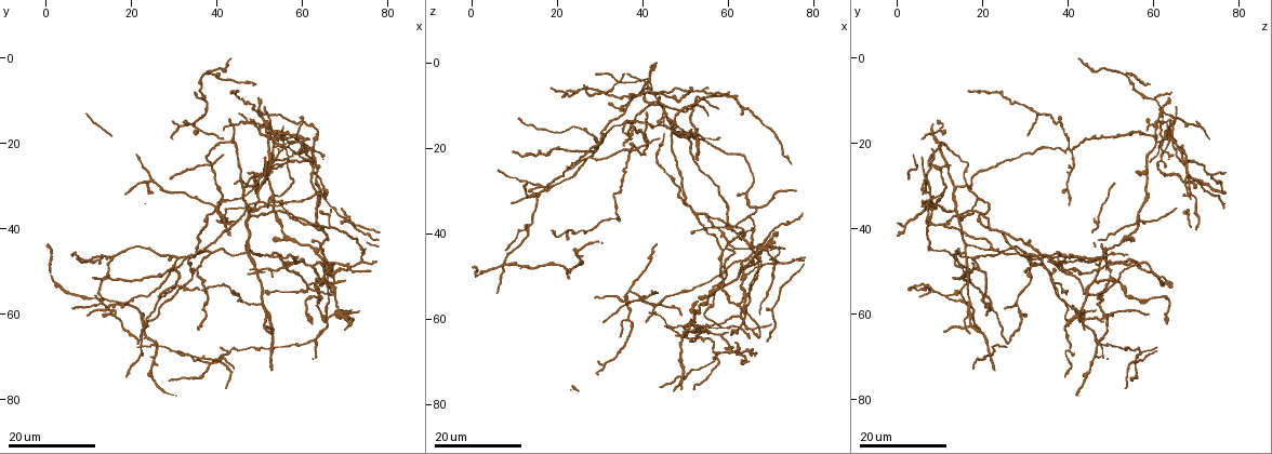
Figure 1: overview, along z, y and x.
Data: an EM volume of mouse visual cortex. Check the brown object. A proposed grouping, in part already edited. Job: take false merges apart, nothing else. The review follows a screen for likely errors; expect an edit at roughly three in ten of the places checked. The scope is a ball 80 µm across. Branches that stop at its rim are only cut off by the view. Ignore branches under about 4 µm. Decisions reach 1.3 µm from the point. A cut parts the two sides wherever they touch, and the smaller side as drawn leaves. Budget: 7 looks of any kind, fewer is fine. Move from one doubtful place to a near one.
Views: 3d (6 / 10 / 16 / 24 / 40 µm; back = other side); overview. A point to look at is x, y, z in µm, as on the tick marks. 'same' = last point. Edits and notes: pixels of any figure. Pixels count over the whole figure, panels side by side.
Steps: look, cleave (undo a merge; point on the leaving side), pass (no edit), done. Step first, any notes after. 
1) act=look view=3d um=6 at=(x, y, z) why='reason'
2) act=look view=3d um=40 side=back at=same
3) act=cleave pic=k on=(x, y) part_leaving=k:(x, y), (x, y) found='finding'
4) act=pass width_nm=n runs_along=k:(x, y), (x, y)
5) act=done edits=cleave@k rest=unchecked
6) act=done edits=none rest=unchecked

act=look view=3d um=24 at=(22.0, 67.0, 25.5) why='side arm on a straight run'

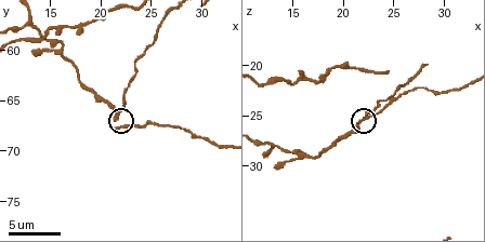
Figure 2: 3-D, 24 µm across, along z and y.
act=look view=3d um=10 at=same why='zoom in'

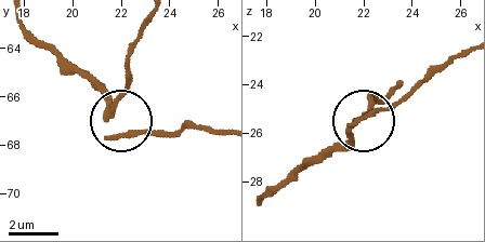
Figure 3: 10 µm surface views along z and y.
act=cleave pic=3 on=(126, 90) part_leaving=3:(107, 113), (129, 79), (130, 48), (145, 17) found='a second neuron is stuck on'

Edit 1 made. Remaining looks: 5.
act=look view=overview why='redraw'

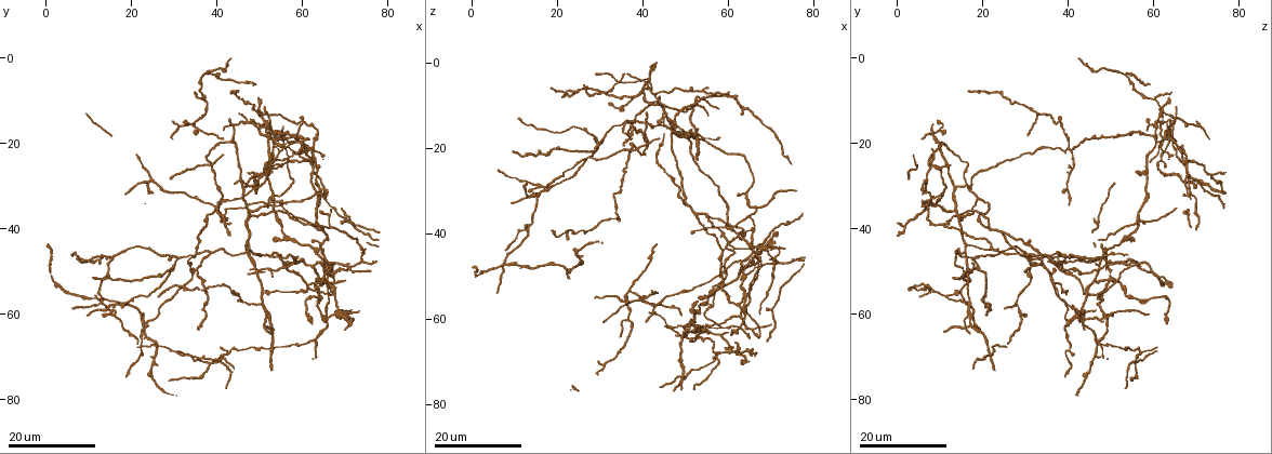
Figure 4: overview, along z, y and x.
act=look view=3d um=16 at=(40.0, 34.5, 7.0) why='three arms meet'

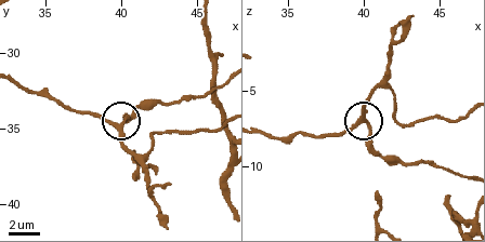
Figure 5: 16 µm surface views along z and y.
act=look view=3d um=6 at=(40.0, 34.6, 7.2)

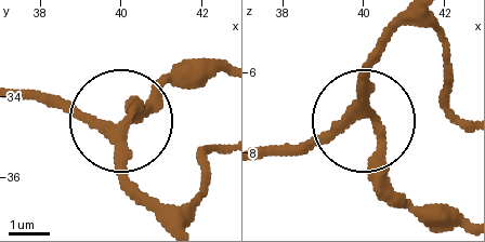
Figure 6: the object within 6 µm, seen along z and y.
act=pass runs_along=6:(459, 116), (438, 37), (397, 29), (366, 78), (393, 199) found='one neuron here'

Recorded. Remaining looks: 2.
act=look view=3d um=16 at=(47.0, 44.0, 17.0) why='three-way junction'

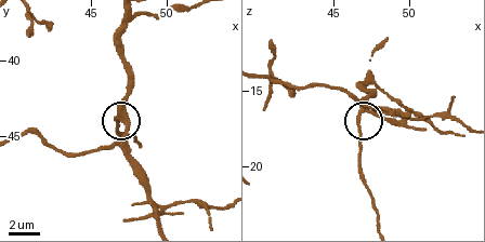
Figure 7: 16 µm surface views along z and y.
act=look view=3d um=10 at=(46.8, 43.8, 16.6)

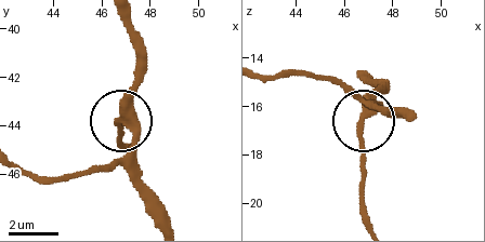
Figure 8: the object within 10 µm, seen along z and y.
act=pass width_nm=280 found='continuous, no second neuron'

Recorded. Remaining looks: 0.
act=done edits=cleave@3 rest=unchecked

